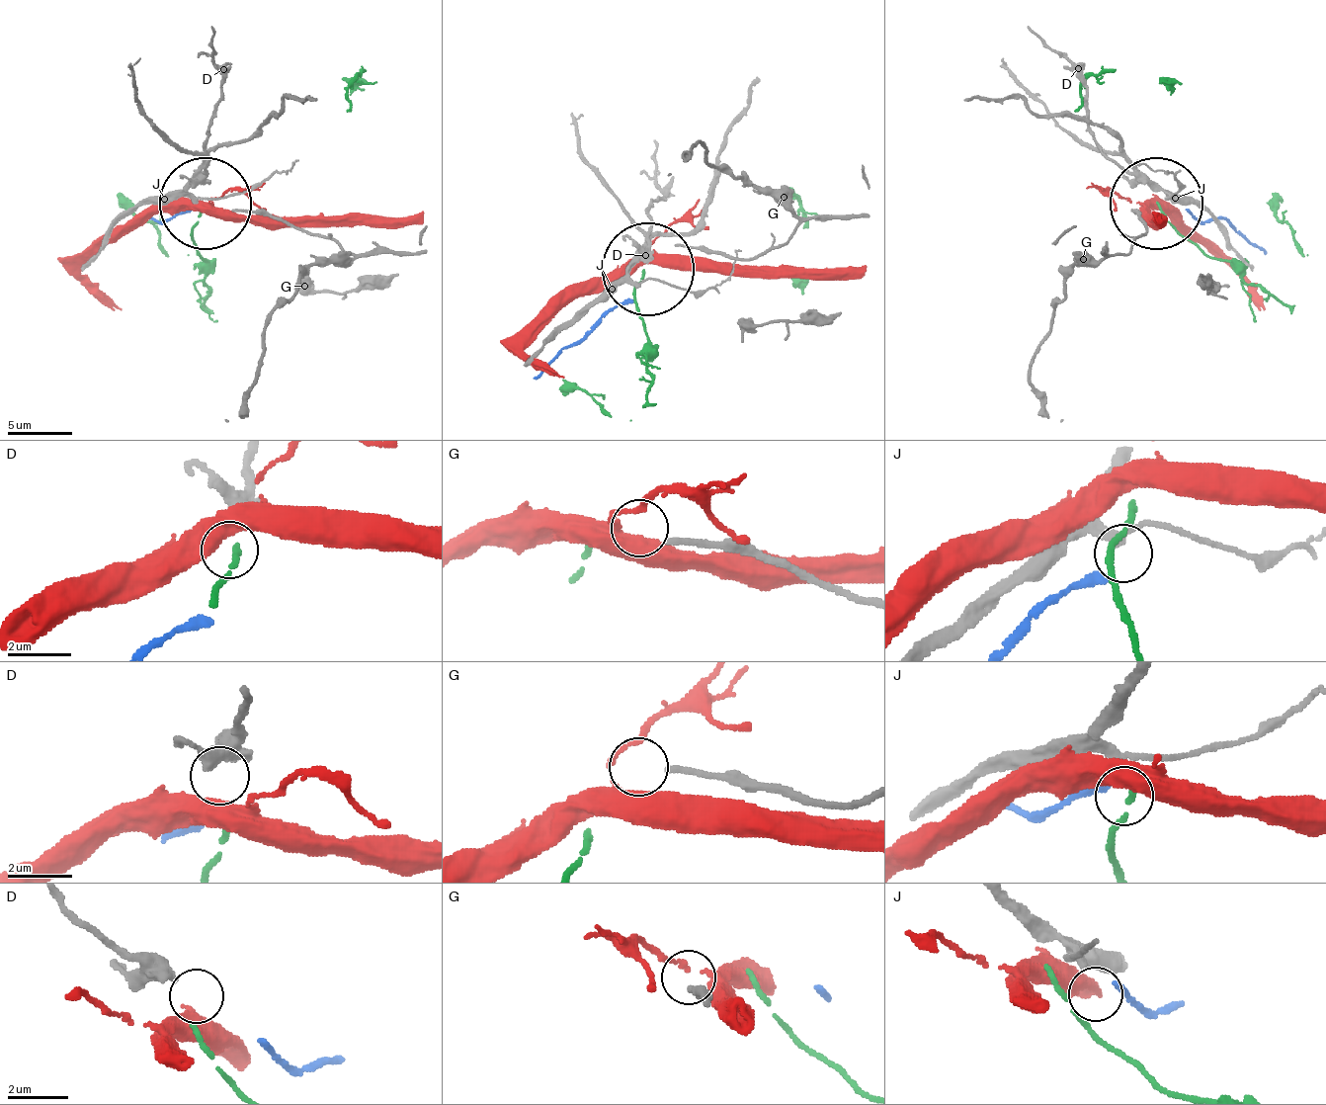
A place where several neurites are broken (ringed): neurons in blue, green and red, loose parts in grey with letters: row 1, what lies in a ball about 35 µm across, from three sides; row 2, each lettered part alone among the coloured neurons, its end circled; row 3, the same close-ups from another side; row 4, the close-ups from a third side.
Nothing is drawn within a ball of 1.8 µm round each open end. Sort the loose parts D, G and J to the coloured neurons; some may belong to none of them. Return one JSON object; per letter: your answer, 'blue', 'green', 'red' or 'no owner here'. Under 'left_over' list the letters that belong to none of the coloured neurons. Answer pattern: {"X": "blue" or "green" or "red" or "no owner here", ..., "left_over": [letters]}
{"D": "no owner here", "G": "no owner here", "J": "no owner here", "left_over": ["D", "G", "J"]}

